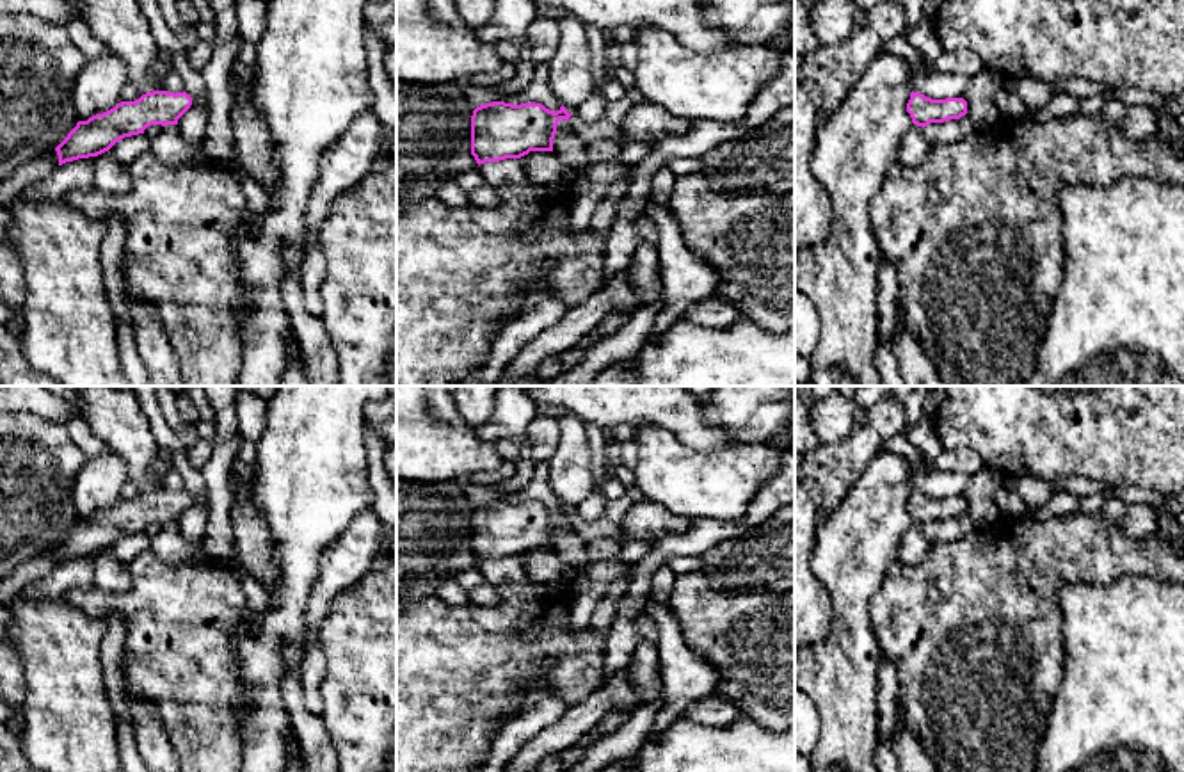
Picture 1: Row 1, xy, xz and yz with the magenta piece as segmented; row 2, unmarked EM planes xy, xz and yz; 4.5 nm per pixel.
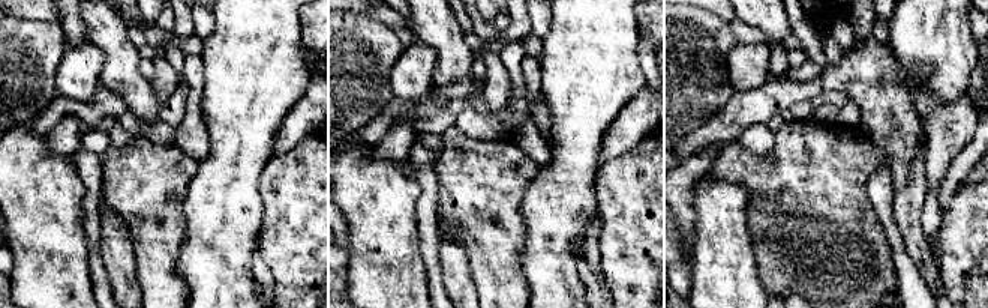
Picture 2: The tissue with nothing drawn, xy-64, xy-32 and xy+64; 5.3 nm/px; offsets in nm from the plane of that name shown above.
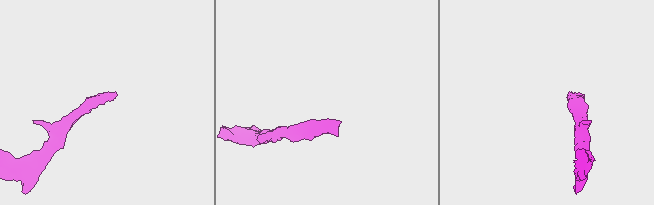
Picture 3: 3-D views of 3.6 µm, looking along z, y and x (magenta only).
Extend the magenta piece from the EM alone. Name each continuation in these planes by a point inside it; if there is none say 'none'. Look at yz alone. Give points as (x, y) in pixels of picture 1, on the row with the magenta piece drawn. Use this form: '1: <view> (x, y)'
none

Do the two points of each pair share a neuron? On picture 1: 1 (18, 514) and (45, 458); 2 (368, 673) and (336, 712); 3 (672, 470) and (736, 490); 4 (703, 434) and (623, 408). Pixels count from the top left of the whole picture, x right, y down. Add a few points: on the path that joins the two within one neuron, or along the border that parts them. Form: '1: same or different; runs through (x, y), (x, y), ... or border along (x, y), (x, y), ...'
1: same; runs through (18, 500), (18, 484), (31, 472)
2: same; runs through (367, 685), (349, 708)
3: same; runs through (688, 482), (720, 484)
4: same; runs through (683, 420), (671, 408), (642, 408)

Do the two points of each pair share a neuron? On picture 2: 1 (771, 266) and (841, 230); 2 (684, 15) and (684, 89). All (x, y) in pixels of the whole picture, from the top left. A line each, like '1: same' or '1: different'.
1: same
2: same

